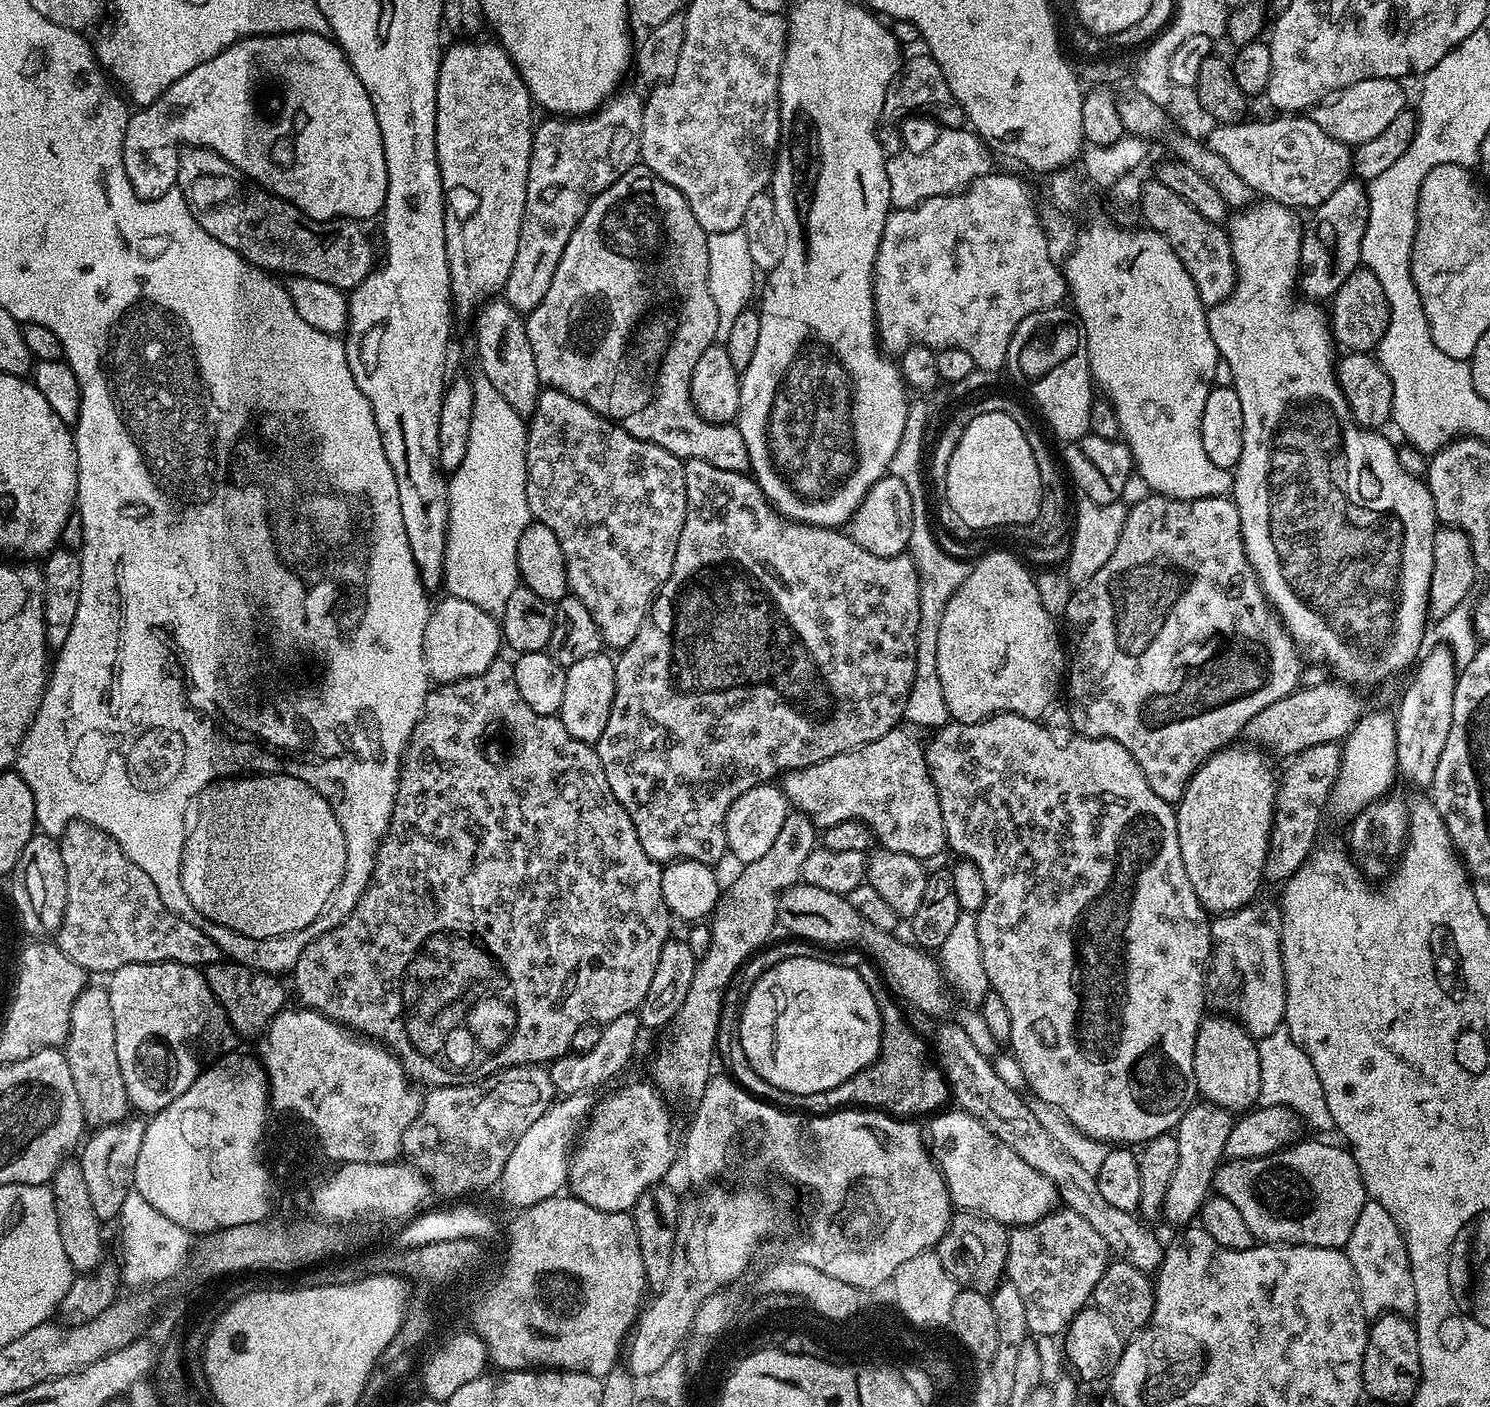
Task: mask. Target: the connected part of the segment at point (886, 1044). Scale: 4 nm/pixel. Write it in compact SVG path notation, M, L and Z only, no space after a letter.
M867 959L864 968L856 972L858 974L864 972L861 976L862 982L868 980L866 986L870 986L882 1018L882 1042L876 1061L858 1070L858 1074L846 1078L846 1082L834 1086L834 1090L805 1096L778 1090L778 1086L770 1086L770 1082L766 1082L766 1078L760 1076L764 1092L759 1092L755 1096L757 1099L765 1100L780 1109L795 1110L800 1114L827 1114L855 1106L860 1110L887 1112L889 1116L897 1118L920 1118L916 1116L924 1115L927 1117L929 1114L939 1113L949 1103L949 1087L939 1063L934 1059L932 1052L928 1053L923 1038L908 1025L903 1012L905 1009L898 1003L897 997L888 991L883 976L872 976L872 969L875 967L875 963Z

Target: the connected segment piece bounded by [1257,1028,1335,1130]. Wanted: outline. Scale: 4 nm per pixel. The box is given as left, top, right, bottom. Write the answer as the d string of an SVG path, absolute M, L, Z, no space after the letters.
M1279 1028L1263 1036L1257 1043L1259 1050L1259 1070L1262 1081L1259 1087L1258 1102L1261 1107L1282 1105L1292 1111L1308 1125L1318 1130L1332 1130L1335 1127L1333 1116L1326 1106L1325 1091L1318 1079L1317 1071L1305 1052L1297 1046L1286 1028Z

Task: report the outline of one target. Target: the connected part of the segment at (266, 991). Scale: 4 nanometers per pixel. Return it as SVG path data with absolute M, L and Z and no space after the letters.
M217 962L207 965L203 973L214 998L220 1003L226 1018L232 1023L237 1037L259 1037L268 1028L269 1022L286 1007L284 988L271 972L255 972L244 964Z

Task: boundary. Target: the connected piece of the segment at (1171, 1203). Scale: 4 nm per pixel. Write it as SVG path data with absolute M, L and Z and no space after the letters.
M1197 1102L1186 1110L1186 1114L1182 1114L1174 1129L1178 1141L1178 1167L1170 1180L1170 1190L1166 1192L1163 1219L1188 1226L1199 1217L1200 1209L1213 1191L1216 1170L1225 1159L1224 1147L1226 1138L1230 1138L1233 1123L1233 1113L1227 1108L1207 1102Z

